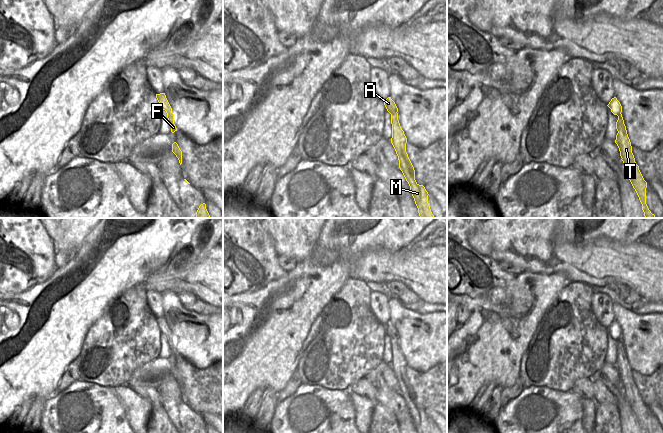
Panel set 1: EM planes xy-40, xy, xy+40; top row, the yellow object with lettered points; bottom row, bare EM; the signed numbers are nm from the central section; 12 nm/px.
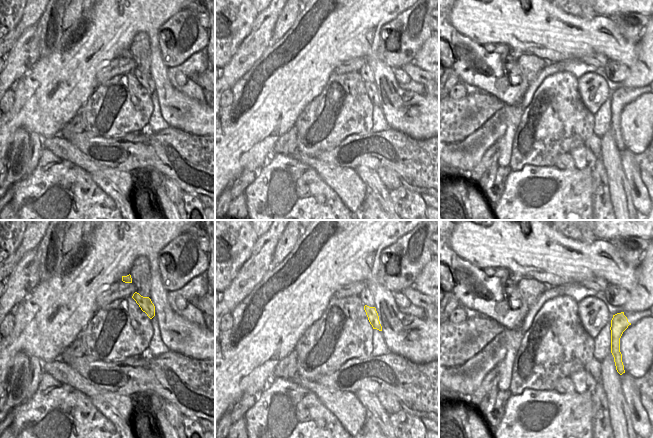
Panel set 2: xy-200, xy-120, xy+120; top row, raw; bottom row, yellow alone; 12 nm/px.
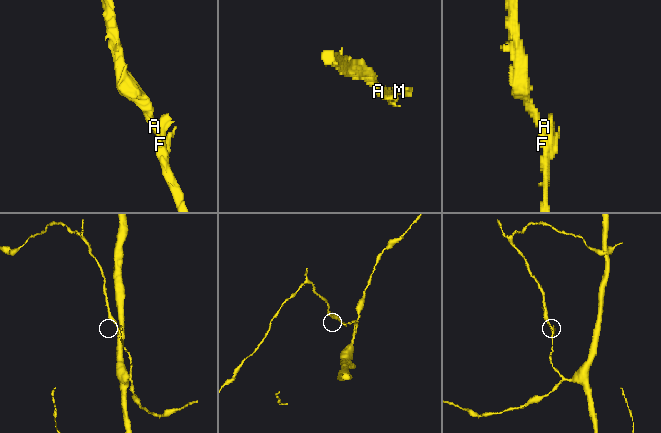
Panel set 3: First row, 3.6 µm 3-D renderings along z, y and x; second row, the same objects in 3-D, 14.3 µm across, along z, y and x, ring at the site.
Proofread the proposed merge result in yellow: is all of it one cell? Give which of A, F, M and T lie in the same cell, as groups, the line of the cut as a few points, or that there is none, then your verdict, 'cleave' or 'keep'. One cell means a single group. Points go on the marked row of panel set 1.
groups A F M T; cut none; keep

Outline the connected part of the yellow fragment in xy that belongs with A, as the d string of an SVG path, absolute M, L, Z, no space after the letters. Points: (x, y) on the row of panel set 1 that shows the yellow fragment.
M388 97L384 101L384 105L391 114L391 143L398 156L399 168L410 186L410 191L418 208L419 216L420 218L435 218L428 204L428 192L423 185L419 185L415 180L415 170L406 152L407 138L398 120L398 108L391 97Z

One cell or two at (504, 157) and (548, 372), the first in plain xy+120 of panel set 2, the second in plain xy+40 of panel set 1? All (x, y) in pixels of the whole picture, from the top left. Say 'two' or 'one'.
two

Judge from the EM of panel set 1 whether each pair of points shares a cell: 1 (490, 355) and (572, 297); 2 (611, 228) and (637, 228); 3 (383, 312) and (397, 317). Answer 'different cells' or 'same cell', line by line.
1: different cells
2: same cell
3: different cells

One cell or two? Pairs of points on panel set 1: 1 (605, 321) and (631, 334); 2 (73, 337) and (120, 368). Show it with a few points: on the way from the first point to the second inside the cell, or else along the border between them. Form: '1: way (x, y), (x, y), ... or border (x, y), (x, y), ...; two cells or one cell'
1: border (612, 303), (615, 320); two cells
2: border (94, 323), (89, 328), (80, 352), (74, 360); two cells

